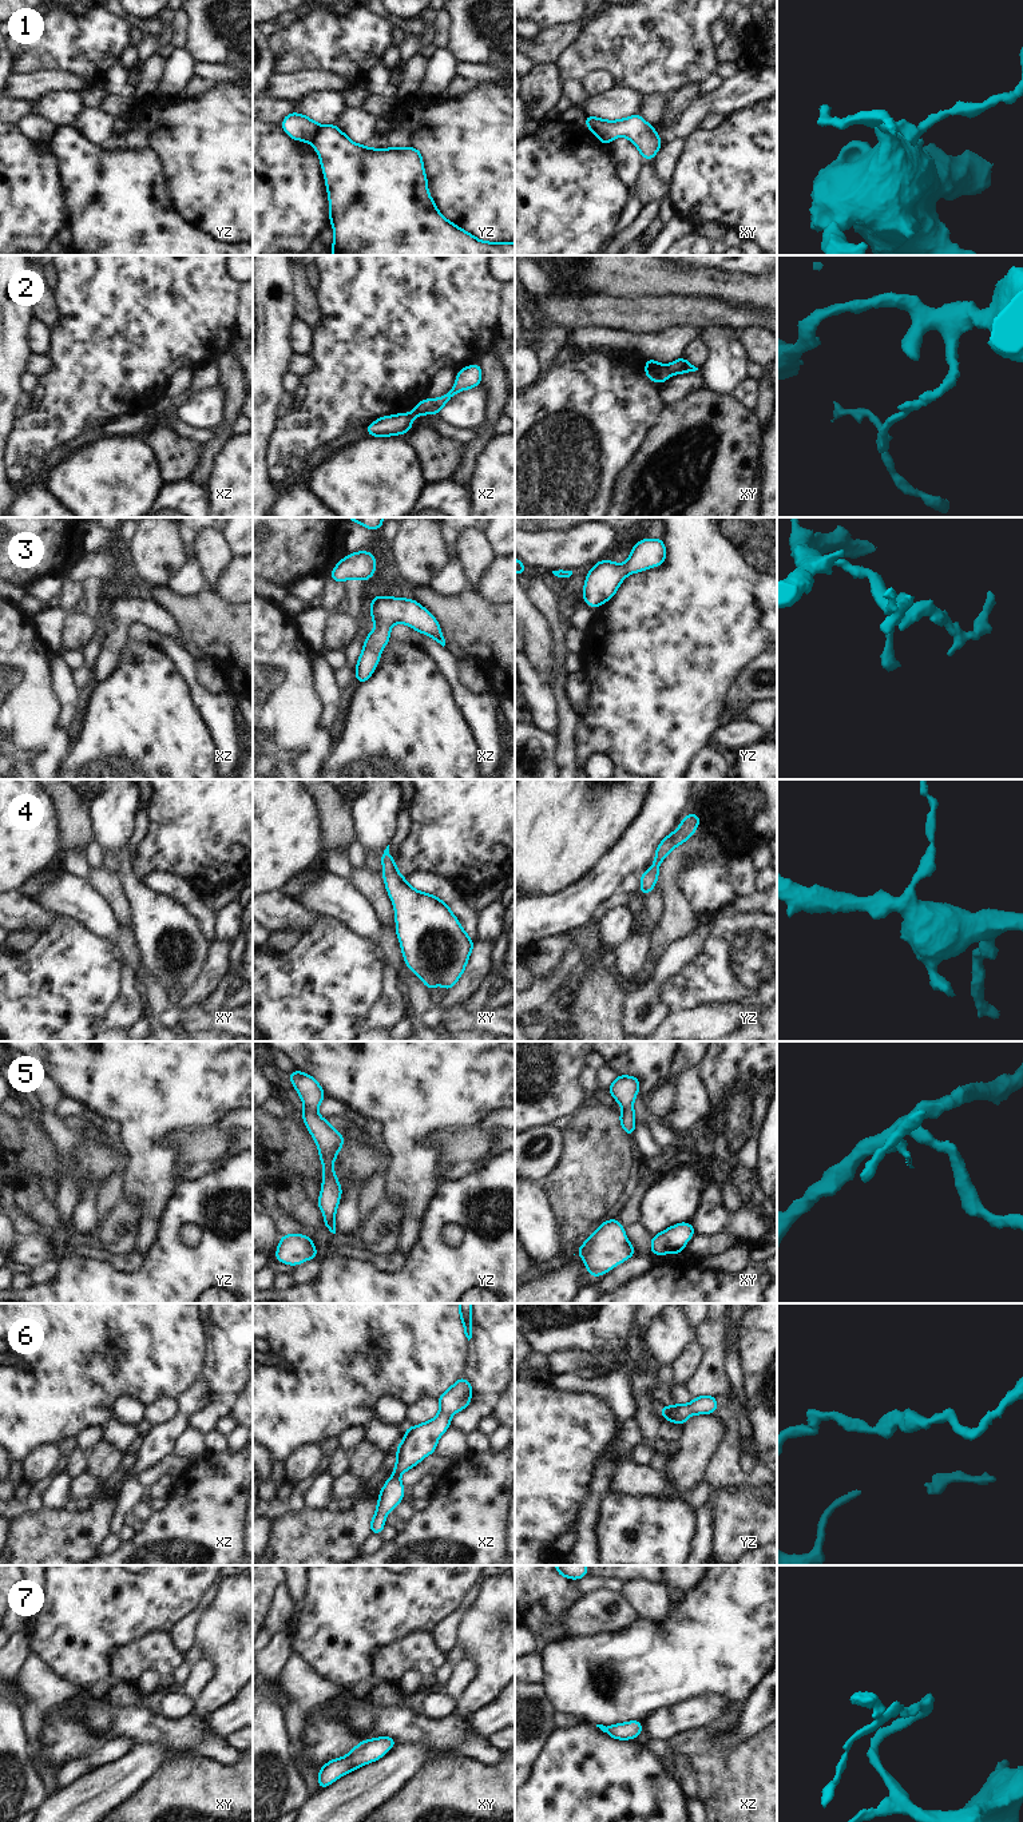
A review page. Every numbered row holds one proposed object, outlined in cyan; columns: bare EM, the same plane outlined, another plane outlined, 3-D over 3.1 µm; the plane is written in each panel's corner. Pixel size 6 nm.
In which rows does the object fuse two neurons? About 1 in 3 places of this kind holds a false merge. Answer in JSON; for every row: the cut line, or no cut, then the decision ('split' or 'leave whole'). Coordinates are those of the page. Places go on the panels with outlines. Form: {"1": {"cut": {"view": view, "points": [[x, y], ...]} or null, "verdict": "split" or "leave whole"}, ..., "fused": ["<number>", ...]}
{"1": {"cut": {"view": "yz", "points": [[321, 126], [310, 142]]}, "verdict": "split"}, "2": {"cut": {"view": "xy", "points": [[667, 365], [673, 373]]}, "verdict": "split"}, "3": {"cut": null, "verdict": "leave whole"}, "4": {"cut": null, "verdict": "leave whole"}, "5": {"cut": null, "verdict": "leave whole"}, "6": {"cut": null, "verdict": "leave whole"}, "7": {"cut": null, "verdict": "leave whole"}, "fused": ["1", "2"]}

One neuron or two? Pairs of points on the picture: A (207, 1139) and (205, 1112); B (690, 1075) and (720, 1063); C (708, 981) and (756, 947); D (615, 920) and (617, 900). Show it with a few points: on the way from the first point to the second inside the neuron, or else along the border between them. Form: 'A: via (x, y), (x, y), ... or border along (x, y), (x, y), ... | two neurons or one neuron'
A: border along (225, 1120), (177, 1132) | two neurons
B: border along (696, 1066), (709, 1102) | two neurons
C: via (720, 972), (744, 959) | one neuron
D: border along (627, 904), (609, 909), (598, 920) | two neurons

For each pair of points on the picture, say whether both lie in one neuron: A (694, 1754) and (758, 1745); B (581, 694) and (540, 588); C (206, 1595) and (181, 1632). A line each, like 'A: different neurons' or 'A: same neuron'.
A: same neuron
B: different neurons
C: same neuron

